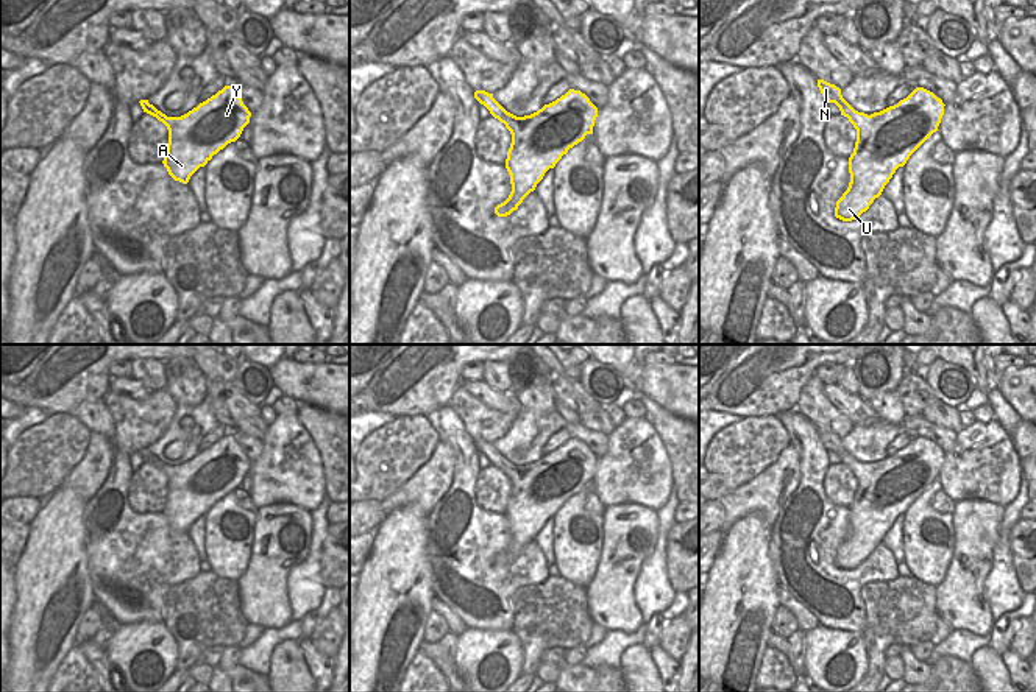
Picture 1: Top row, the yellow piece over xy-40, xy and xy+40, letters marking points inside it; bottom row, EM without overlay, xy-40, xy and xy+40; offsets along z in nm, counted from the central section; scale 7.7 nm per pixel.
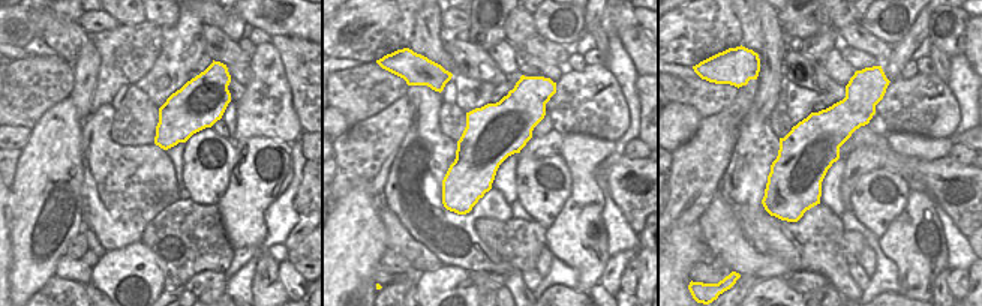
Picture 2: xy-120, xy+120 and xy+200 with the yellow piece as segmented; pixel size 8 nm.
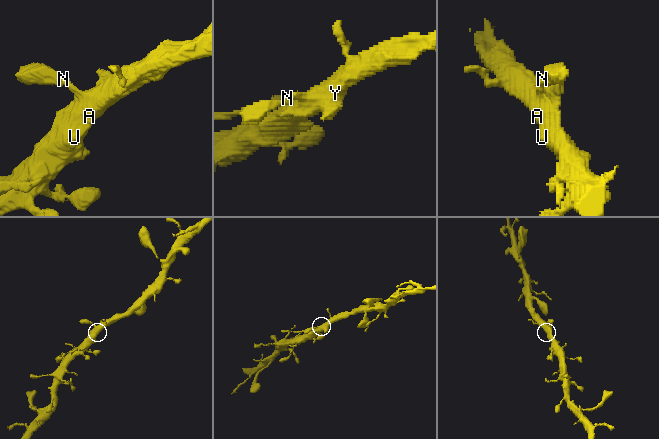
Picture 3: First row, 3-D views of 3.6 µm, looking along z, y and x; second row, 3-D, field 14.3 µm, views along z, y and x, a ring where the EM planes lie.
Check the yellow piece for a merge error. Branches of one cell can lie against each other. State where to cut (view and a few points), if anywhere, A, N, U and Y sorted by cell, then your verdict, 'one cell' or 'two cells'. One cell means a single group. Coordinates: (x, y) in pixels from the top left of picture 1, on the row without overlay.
no cut; A N U Y; one cell

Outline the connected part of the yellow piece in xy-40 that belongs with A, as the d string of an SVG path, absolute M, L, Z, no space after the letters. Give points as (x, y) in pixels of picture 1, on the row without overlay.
M225 435L181 466L167 466L148 449L139 452L144 461L167 475L169 493L162 513L169 524L183 533L187 533L190 525L214 503L236 491L251 466L232 435Z

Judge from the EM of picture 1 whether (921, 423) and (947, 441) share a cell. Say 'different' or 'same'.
same

